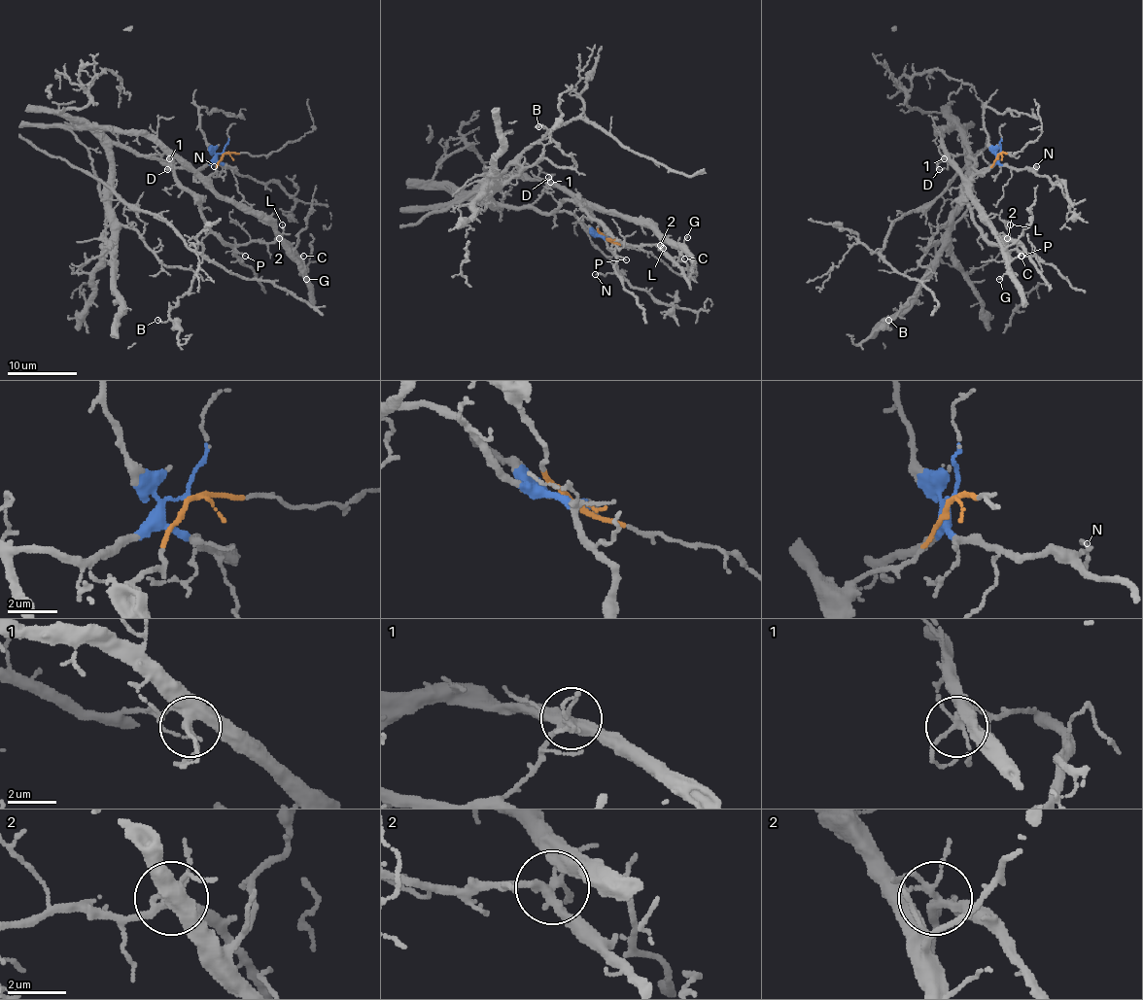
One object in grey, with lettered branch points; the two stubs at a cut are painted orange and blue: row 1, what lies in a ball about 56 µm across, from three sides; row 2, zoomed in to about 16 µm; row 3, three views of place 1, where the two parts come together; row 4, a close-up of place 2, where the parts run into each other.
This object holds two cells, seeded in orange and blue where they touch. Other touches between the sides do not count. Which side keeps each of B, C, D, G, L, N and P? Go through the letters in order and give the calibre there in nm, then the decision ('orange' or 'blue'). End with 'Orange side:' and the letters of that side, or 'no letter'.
B: calibre 110 nm; blue
C: calibre 100 nm; orange
D: calibre 140 nm; orange
G: calibre 100 nm; orange
L: calibre 130 nm; blue
N: calibre 110 nm; blue
P: calibre 120 nm; blue
Orange side: C, D, G

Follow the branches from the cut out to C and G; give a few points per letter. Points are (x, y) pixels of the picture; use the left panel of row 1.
C: (225, 155), (210, 177), (212, 188), (219, 194), (242, 203), (259, 215), (300, 263), (302, 255)
G: (225, 155), (218, 170), (210, 175), (212, 188), (219, 194), (242, 203), (273, 228), (306, 279)

